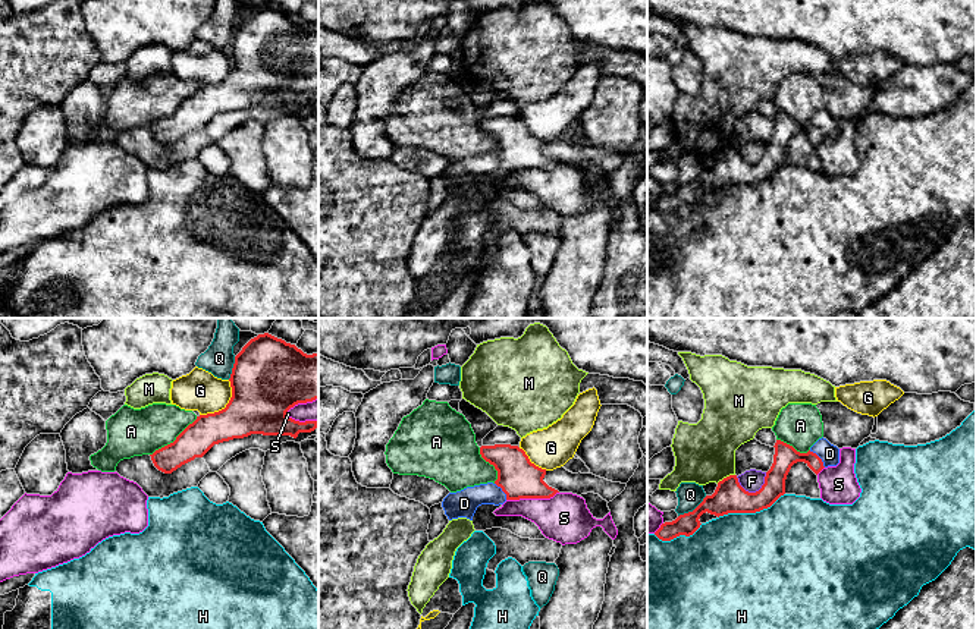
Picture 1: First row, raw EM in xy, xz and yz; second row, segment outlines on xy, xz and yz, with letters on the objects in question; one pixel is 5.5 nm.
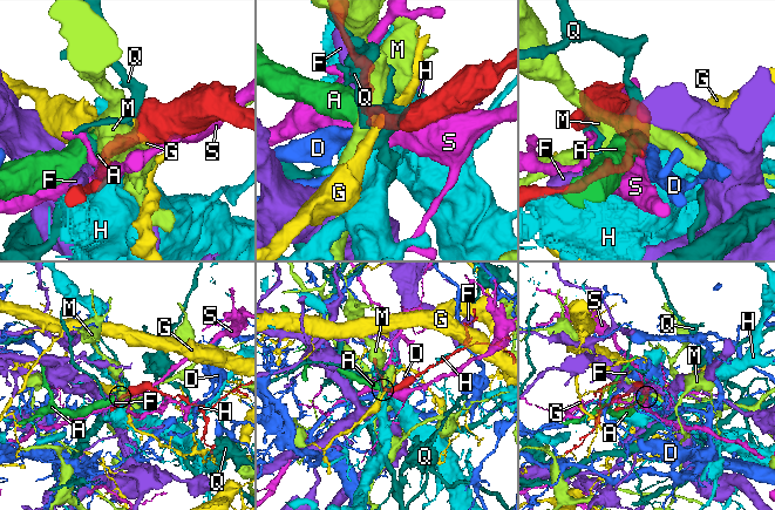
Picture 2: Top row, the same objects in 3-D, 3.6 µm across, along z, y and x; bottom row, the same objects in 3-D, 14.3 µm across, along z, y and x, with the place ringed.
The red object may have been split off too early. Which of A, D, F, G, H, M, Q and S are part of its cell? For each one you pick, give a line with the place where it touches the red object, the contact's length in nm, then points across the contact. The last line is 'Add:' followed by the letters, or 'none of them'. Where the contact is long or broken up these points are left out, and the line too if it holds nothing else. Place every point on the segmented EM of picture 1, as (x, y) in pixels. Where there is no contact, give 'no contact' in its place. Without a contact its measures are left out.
D: yz (819, 458) | 130 nm
Add: D

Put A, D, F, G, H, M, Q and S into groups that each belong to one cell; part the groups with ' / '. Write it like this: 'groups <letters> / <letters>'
groups A / D / F / G / H / M / Q / S

